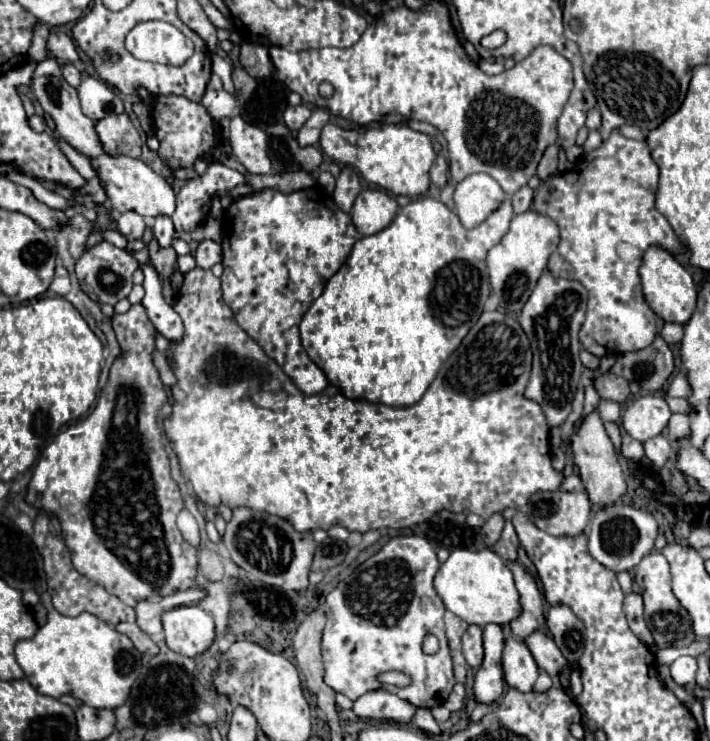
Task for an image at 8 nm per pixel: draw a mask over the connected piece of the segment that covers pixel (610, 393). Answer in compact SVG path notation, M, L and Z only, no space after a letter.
M602 373L598 379L594 379L594 387L596 387L600 399L608 399L608 401L616 401L616 403L624 403L630 395L628 381L614 373Z

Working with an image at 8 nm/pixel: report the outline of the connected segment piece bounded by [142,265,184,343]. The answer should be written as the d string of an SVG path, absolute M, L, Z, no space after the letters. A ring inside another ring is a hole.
M142 265L142 271L144 271L144 289L146 289L142 305L146 307L150 321L154 323L156 331L162 337L166 337L170 343L182 341L182 335L184 335L182 321L180 321L178 313L164 301L162 281L160 281L158 273L154 271L152 265Z

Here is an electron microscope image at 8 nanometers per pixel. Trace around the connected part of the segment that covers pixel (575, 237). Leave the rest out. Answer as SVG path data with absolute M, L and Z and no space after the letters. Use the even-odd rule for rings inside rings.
M614 129L610 137L600 143L598 149L586 153L586 157L580 163L576 163L570 171L558 173L542 181L534 195L534 209L540 211L542 215L552 217L560 227L560 243L548 261L548 271L558 277L578 279L588 289L590 295L588 311L586 311L586 321L580 329L580 341L582 347L596 357L640 351L648 347L658 333L656 329L658 317L644 301L638 269L642 265L646 249L652 245L668 249L668 253L672 255L686 253L686 245L678 239L668 219L660 211L656 211L654 207L656 187L658 187L658 167L650 157L646 141L628 139L620 133L620 129ZM618 249L634 249L634 259L628 259L624 255L622 261L620 255L616 253Z

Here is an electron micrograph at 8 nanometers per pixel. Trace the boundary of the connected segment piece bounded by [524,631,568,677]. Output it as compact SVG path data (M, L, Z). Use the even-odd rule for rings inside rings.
M542 631L532 633L528 639L524 639L524 643L532 651L536 665L550 677L558 675L562 669L568 667L568 659L560 653L558 645L552 641L552 637L546 637Z

